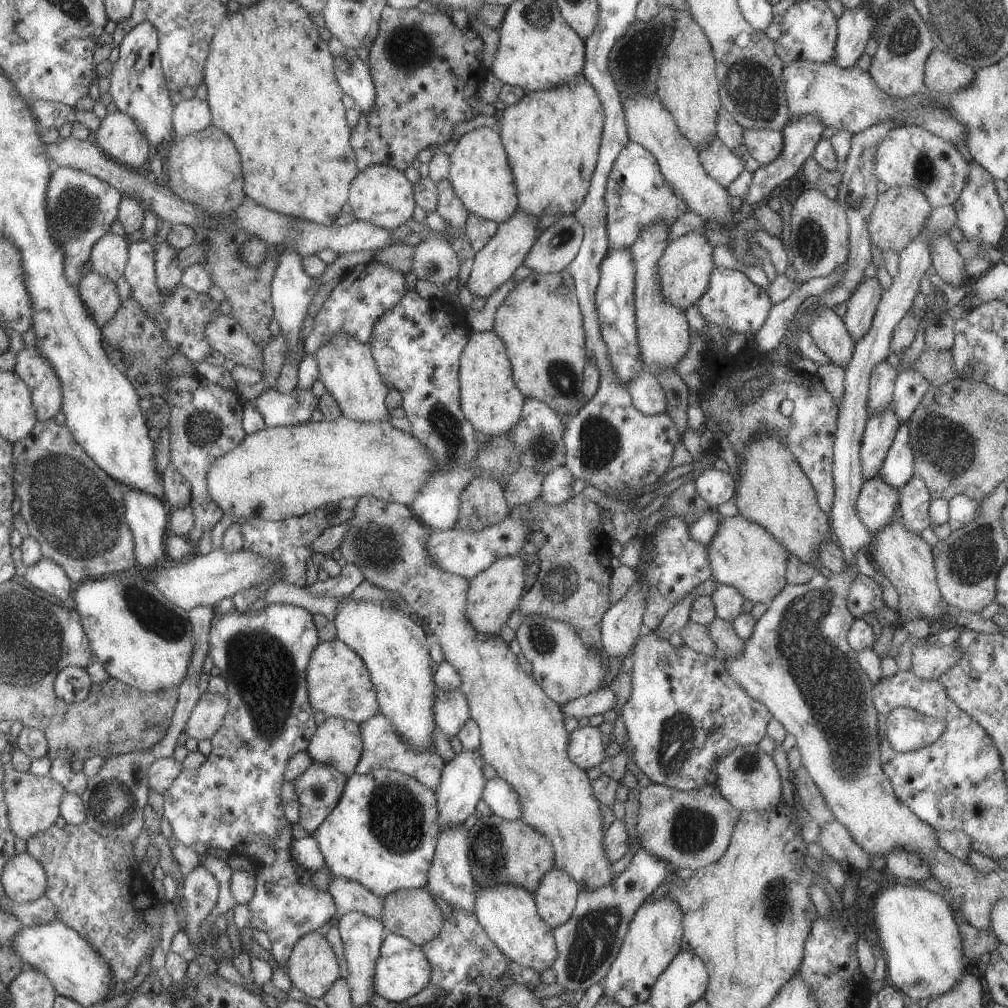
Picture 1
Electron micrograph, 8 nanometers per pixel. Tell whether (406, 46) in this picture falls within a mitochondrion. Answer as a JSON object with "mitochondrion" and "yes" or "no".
{"mitochondrion":"yes"}

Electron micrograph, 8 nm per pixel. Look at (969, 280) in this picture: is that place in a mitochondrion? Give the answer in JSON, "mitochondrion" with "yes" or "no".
{"mitochondrion":"no"}

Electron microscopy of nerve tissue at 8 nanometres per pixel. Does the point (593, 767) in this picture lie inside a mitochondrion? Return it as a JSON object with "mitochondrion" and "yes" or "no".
{"mitochondrion":"no"}

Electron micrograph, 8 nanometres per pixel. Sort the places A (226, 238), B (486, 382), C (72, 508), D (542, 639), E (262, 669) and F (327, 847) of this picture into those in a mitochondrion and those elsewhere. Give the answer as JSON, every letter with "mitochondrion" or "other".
{"A":"mitochondrion","B":"other","C":"mitochondrion","D":"mitochondrion","E":"mitochondrion","F":"other"}

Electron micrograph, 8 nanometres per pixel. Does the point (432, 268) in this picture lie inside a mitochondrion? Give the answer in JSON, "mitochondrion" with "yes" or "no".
{"mitochondrion":"yes"}

